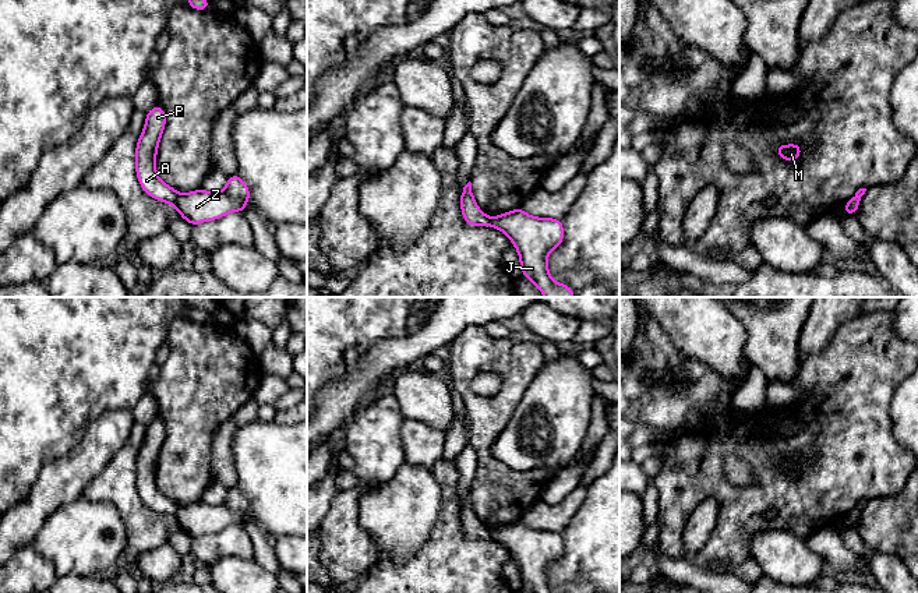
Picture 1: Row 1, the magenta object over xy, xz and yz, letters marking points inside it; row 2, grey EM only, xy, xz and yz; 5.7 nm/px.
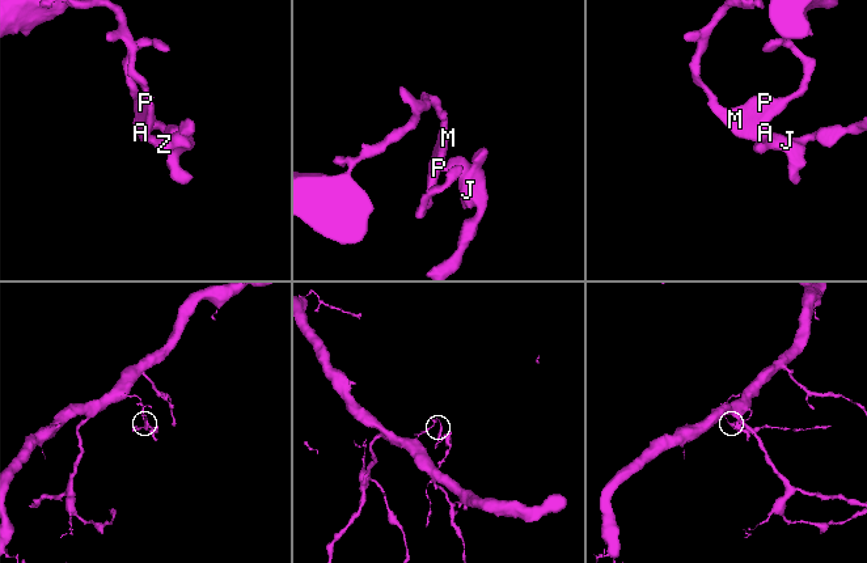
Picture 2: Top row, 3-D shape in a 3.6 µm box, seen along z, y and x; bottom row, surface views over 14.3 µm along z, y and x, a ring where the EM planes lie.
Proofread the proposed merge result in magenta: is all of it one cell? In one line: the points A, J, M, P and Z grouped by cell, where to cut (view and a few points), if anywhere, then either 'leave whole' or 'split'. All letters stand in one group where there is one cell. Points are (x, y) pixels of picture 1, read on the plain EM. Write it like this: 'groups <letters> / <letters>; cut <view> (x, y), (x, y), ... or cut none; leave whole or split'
groups A M P / J Z; cut xy (180, 507), (172, 516); split

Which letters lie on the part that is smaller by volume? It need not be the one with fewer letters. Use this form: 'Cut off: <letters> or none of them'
Cut off: J, Z

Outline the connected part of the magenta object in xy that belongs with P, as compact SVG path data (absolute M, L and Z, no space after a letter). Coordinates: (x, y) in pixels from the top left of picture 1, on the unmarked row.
M160 417L146 424L145 438L135 459L135 483L142 502L155 512L173 518L180 505L156 487L156 465L165 442L166 427Z

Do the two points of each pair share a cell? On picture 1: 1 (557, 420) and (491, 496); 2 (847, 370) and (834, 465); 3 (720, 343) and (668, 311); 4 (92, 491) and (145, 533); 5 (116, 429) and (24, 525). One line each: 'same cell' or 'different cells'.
1: different cells
2: same cell
3: same cell
4: same cell
5: same cell

